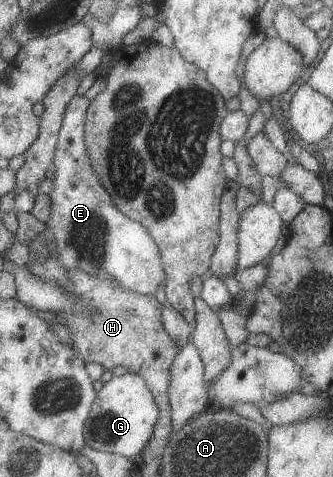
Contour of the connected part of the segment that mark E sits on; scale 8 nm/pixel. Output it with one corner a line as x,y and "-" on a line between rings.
84,94
74,95
65,104
51,176
54,188
49,193
53,209
46,224
55,236
57,251
67,269
83,270
93,280
98,272
104,271
121,287
141,295
153,296
165,280
158,247
141,224
130,220
116,207
95,173
85,144
84,126
88,108
89,101

